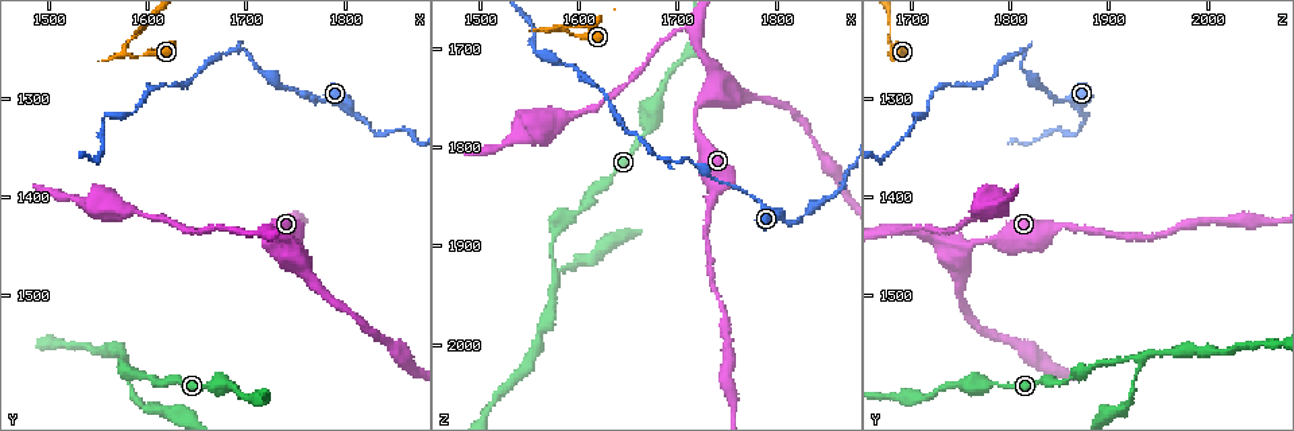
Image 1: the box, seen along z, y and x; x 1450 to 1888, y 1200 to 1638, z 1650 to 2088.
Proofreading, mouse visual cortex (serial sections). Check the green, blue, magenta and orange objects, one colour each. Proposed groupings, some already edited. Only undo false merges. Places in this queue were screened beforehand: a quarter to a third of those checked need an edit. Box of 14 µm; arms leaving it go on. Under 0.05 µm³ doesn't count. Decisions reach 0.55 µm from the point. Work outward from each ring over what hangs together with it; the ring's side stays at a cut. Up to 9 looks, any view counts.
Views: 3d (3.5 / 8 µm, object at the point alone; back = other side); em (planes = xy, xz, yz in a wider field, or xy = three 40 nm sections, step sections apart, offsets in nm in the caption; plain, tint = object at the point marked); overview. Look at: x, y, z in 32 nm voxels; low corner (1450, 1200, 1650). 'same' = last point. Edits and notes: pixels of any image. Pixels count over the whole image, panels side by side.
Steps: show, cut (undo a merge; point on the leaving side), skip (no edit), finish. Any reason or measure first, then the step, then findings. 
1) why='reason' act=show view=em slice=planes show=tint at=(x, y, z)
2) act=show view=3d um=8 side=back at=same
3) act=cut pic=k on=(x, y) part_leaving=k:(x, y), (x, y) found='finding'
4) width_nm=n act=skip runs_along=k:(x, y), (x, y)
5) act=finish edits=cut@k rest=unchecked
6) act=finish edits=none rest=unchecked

act=show view=3d um=3.5 at=(1575, 1565, 1930)

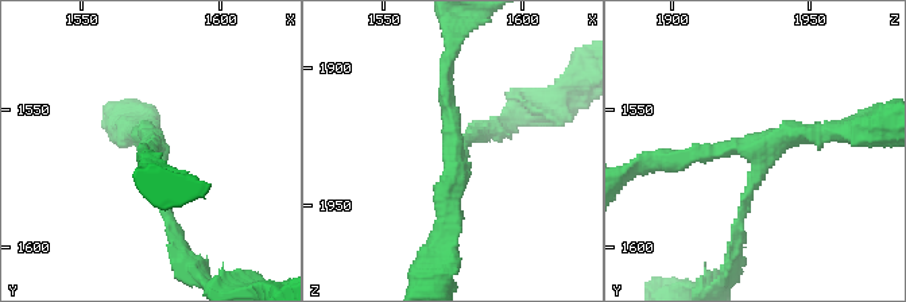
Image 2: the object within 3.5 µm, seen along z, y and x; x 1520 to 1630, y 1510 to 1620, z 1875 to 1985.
arms=3 arm_widths_nm=100,200,250 act=show view=em slice=xy step=1 show=tint at=(1575, 1564, 1932)

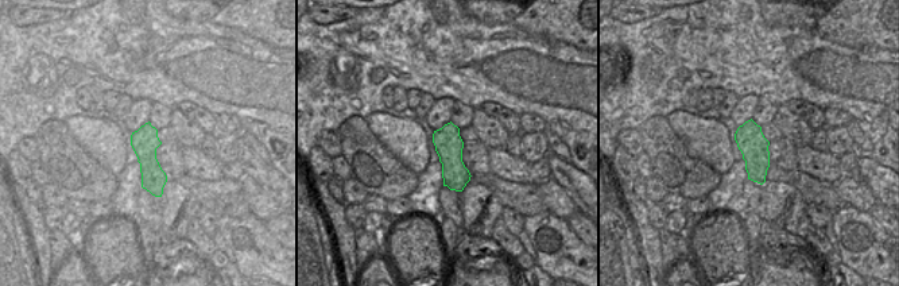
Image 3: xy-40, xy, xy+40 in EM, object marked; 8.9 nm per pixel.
act=show view=em slice=planes show=tint at=same

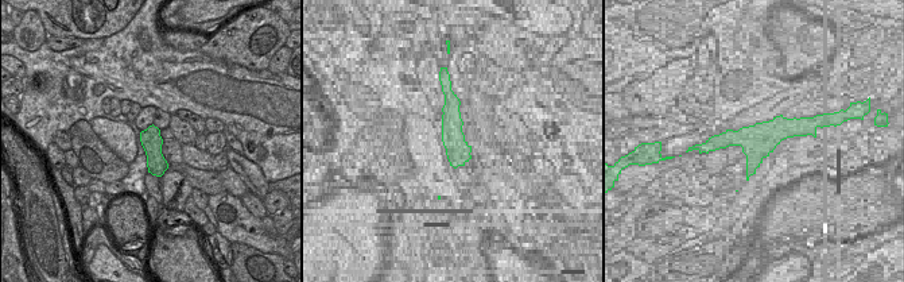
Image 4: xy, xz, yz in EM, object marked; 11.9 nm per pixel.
width_nm=260 act=skip runs_along=2:(673, 159), (843, 131) found='all the same cell'

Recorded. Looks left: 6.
why='sharp bend' act=show view=3d um=3.5 side=back at=(1575, 1250, 1680)

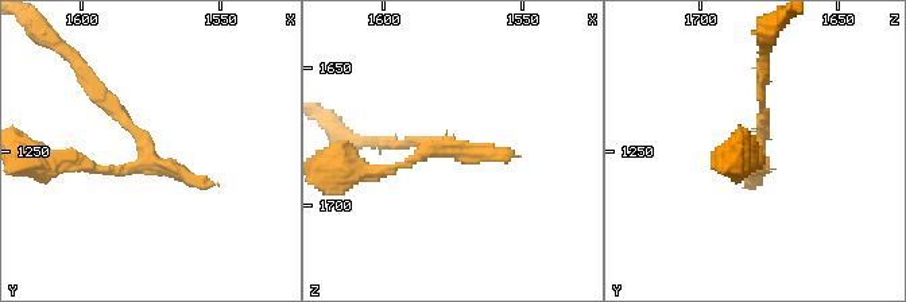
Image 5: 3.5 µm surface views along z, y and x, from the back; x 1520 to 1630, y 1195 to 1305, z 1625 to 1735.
act=show view=em slice=xy step=3 show=tint at=(1577, 1253, 1680)

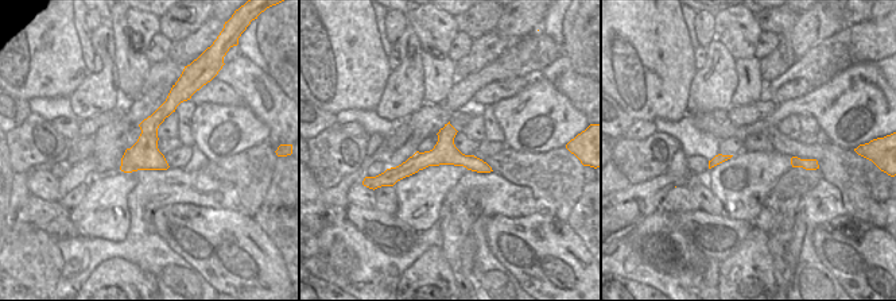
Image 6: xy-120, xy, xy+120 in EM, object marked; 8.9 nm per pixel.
width_nm=220 act=skip runs_along=5:(68, 159), (108, 171), (146, 159), (96, 85) found='continuous, no second cell'

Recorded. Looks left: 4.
why='sharp bend' act=show view=3d um=3.5 side=back at=(1695, 1250, 1815)

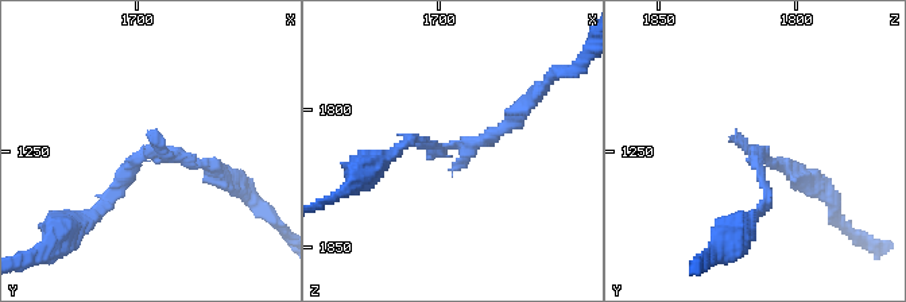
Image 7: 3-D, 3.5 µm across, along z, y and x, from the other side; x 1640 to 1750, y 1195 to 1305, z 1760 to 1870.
arm_widths_nm=150,150 act=show view=em slice=planes show=tint at=(1696, 1250, 1813)

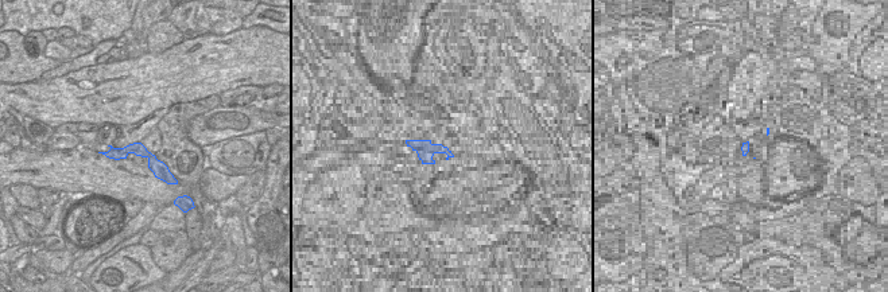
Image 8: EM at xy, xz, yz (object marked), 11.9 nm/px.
width_nm=160 act=skip runs_along=8:(111, 154), (140, 150), (169, 179) found='one cell here'

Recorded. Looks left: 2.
act=finish edits=none rest=unchecked

